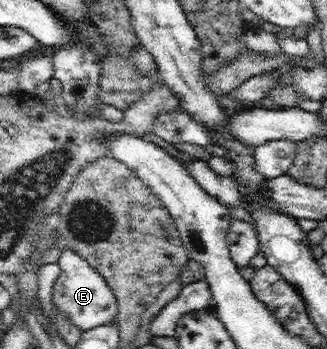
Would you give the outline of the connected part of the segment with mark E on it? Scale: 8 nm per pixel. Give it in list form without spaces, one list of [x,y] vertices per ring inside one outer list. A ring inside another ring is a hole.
[[[70,248],[62,251],[58,261],[62,273],[58,276],[52,292],[52,303],[55,307],[63,311],[81,332],[116,320],[117,299],[103,275]]]

